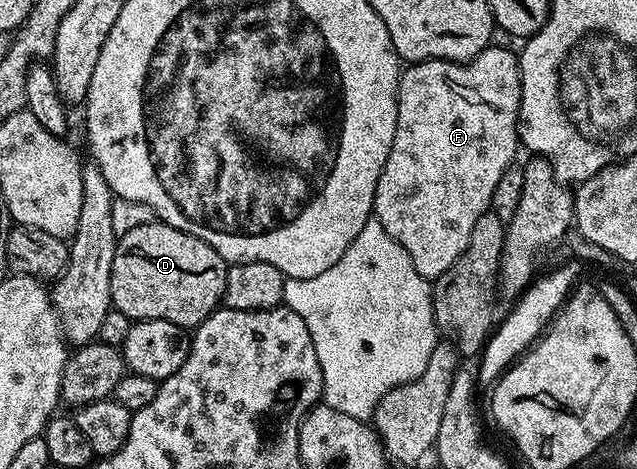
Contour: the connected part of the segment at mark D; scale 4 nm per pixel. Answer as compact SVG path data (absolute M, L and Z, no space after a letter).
M155 220L148 223L144 227L135 227L133 231L128 231L128 235L119 237L118 246L116 247L116 255L112 259L112 295L110 303L113 308L124 311L124 315L128 315L131 322L150 321L150 320L167 320L168 323L179 325L185 331L193 330L204 319L208 319L215 309L219 308L222 300L222 292L224 291L224 283L226 282L226 270L228 263L220 254L208 243L204 243L204 239L196 239L196 235L188 235L184 231L180 231L171 225L165 225L163 221Z

